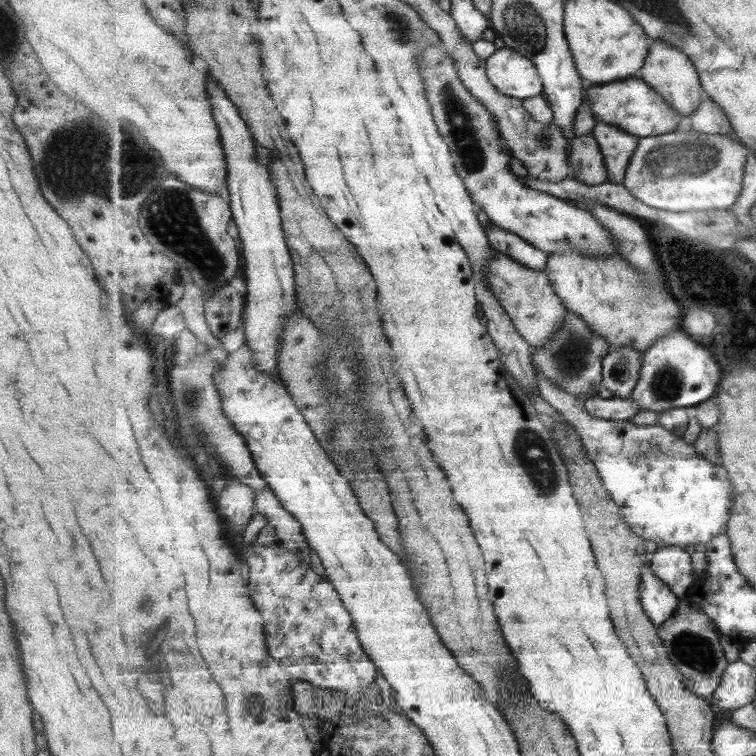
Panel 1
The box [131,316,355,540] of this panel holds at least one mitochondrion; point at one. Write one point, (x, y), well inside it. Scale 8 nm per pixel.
(191, 396)

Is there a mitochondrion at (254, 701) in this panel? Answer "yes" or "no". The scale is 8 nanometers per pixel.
no

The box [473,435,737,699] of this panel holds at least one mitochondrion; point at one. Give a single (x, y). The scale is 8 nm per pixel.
(693, 647)

